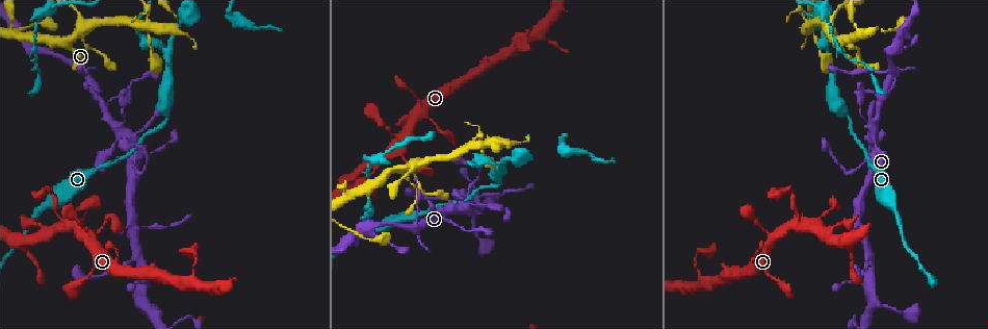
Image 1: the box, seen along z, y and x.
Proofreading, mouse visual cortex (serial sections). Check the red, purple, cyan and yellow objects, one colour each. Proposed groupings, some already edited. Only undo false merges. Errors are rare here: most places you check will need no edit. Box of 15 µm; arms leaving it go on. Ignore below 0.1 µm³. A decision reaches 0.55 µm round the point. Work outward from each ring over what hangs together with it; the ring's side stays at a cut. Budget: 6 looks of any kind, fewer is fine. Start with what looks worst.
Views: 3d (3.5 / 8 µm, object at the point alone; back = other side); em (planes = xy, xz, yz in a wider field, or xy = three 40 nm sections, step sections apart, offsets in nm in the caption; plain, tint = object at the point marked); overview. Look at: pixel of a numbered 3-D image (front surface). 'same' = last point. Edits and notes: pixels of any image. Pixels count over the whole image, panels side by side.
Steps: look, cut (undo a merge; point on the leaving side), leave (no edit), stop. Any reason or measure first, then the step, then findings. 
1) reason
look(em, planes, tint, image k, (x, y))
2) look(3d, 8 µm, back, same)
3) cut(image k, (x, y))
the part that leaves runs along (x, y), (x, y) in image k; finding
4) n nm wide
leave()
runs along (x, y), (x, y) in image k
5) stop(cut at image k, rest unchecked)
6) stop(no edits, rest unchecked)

three-way junction
look(3d, 3.5 µm, image 1, (499, 163))

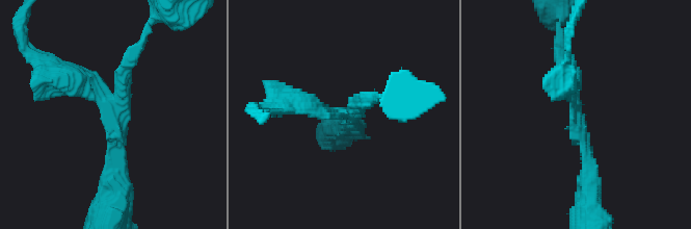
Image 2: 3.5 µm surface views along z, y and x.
need the tissue
look(em, xy, step 1, tint, image 2, (577, 119))

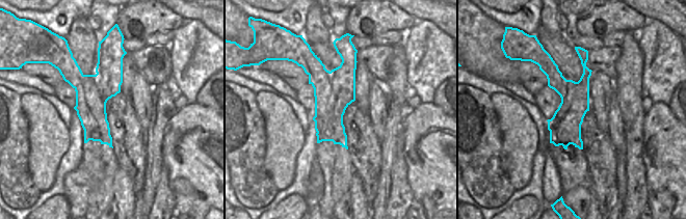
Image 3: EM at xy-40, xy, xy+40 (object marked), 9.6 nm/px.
arms of 200, 200, 250 nm
cut(image 2, (314, 111))
two cells meet here

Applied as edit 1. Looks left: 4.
a fork
look(3d, 8 µm, image 1, (77, 34))

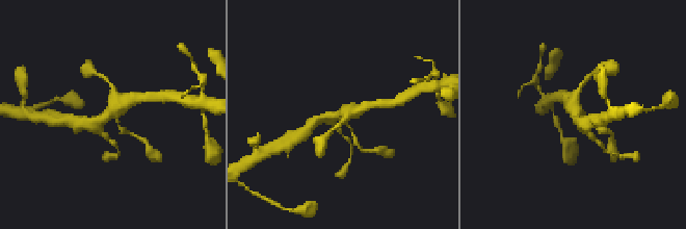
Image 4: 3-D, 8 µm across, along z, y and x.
shape alone is not enough
look(em, planes, tint, image 4, (575, 110))

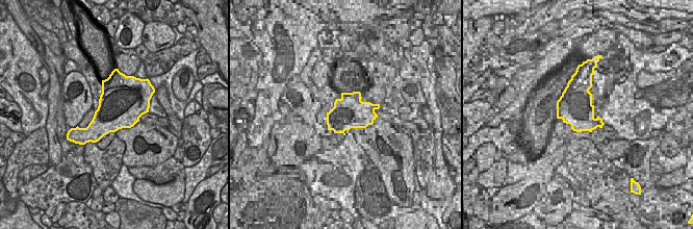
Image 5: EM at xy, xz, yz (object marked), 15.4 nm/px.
arms of 100, 150, 250, 300 nm
leave()
runs along (98, 129), (116, 105), (142, 97) in image 4; continuous, no second cell

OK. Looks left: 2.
arms part here
look(em, xy, step 5, tint, image 1, (879, 103))

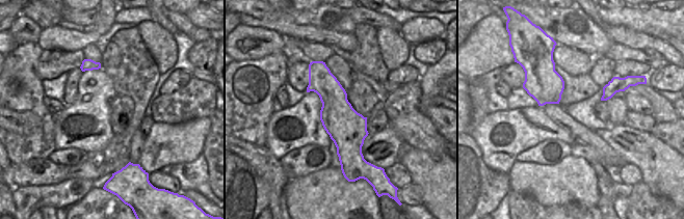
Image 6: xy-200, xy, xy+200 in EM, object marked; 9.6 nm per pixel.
wider look
look(3d, 3.5 µm, same)

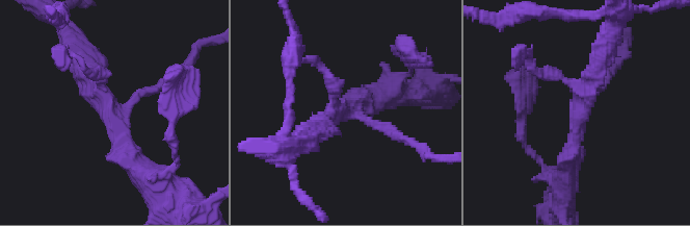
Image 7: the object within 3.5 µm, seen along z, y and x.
leave()
runs along (146, 174), (121, 148), (82, 58) in image 7; continuous, no second cell

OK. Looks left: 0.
stop(cut at image 2, rest unchecked)

